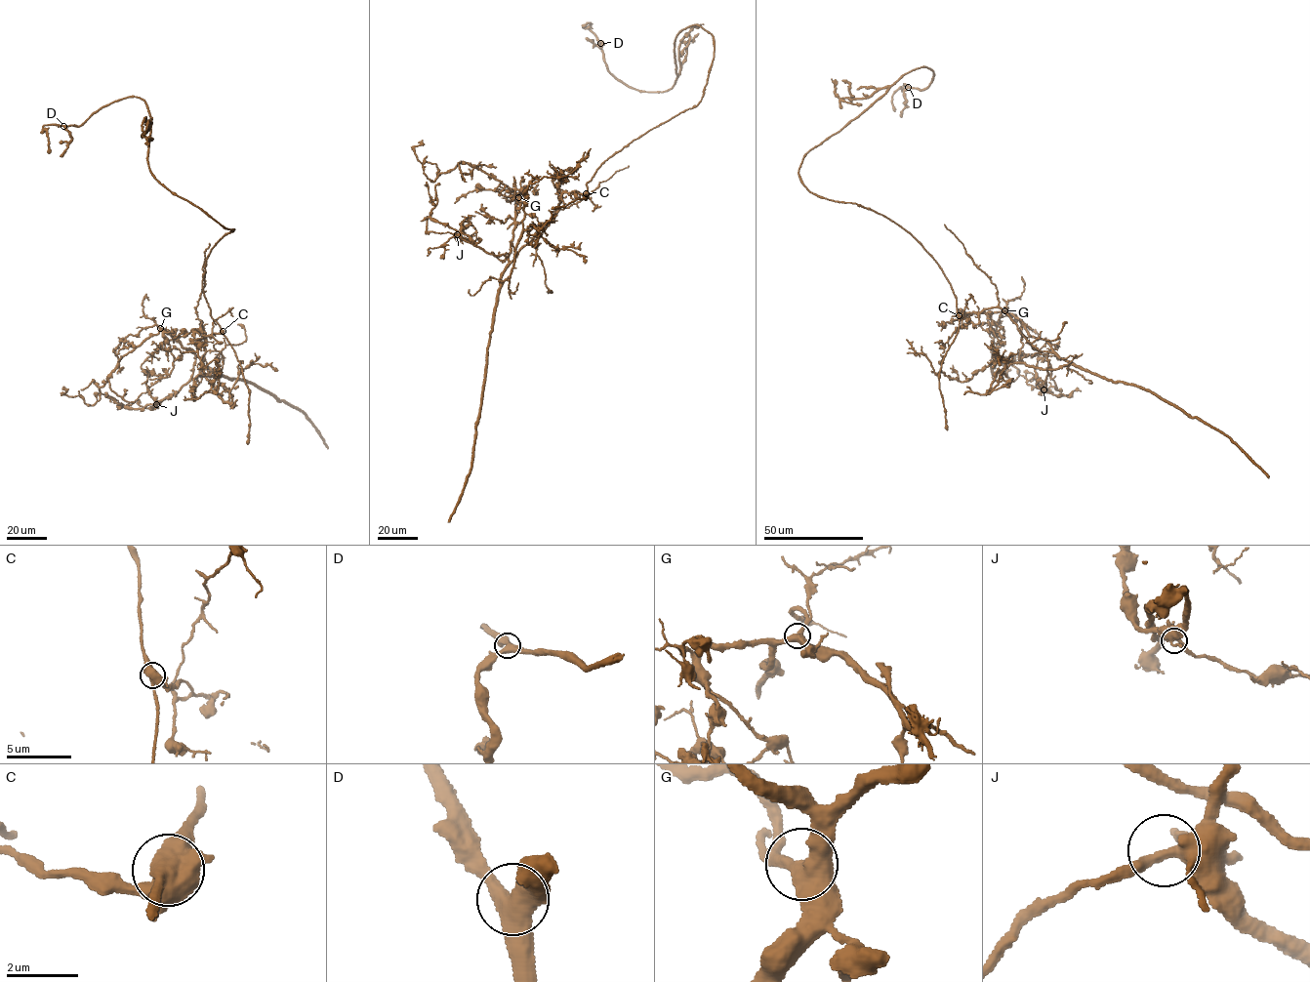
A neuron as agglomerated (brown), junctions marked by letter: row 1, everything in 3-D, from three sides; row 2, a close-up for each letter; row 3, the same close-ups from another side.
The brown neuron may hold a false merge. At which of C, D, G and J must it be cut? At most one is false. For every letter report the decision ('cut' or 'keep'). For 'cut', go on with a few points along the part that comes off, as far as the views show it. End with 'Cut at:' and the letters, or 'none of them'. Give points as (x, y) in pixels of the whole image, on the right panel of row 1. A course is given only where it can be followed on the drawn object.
C: cut | (959, 315), (910, 233), (800, 181), (807, 152), (931, 69), (928, 86), (892, 96), (895, 111)
D: keep
G: keep
J: keep
Cut at: C

